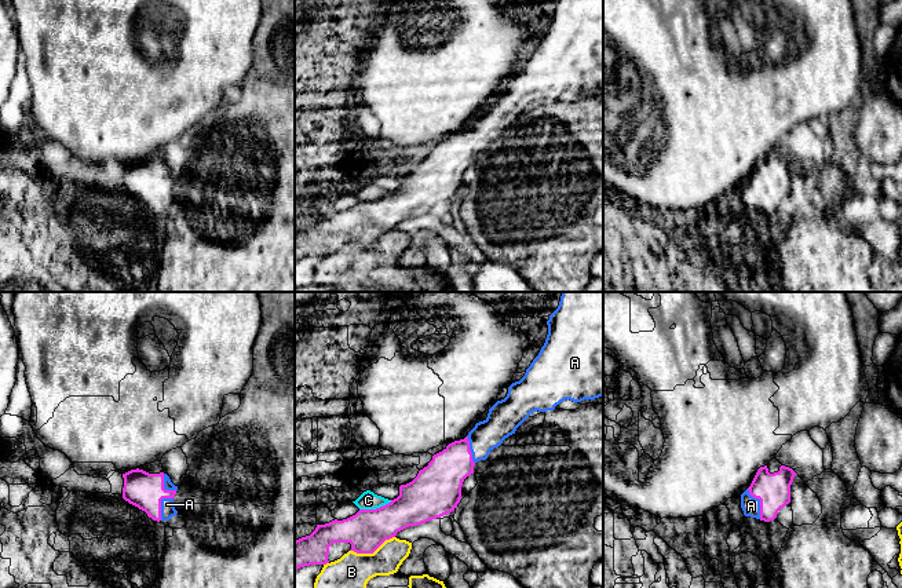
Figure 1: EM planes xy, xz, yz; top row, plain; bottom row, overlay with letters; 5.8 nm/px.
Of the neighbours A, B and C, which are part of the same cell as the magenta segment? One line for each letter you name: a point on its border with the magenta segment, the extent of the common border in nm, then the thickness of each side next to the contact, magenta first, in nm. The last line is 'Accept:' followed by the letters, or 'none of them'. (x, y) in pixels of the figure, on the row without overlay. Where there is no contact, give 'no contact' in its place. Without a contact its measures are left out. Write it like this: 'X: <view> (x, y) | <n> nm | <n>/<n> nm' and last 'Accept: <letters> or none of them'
A: yz (760, 194) | 190 nm | 200/110 nm
Accept: A

